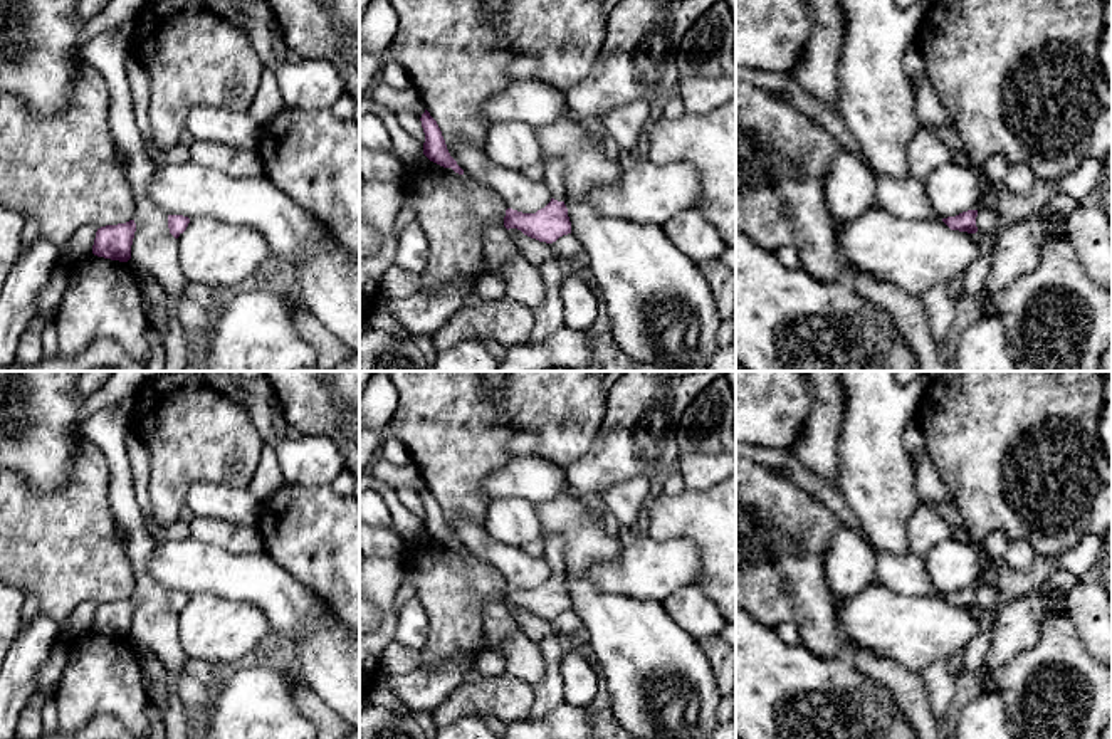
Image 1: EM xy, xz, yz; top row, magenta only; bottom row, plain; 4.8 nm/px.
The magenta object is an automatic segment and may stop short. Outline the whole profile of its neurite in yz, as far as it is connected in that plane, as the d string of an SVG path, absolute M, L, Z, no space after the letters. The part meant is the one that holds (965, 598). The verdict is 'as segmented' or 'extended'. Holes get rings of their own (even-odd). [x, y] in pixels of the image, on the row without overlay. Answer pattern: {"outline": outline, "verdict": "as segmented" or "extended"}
{"outline": "M968 586L968 588L956 591L956 593L942 595L942 598L951 606L976 610L978 608L976 593L978 593L978 586Z", "verdict": "as segmented"}

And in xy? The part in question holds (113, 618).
{"outline": "M134 596L97 605L92 630L97 633L128 638L136 608Z", "verdict": "as segmented"}

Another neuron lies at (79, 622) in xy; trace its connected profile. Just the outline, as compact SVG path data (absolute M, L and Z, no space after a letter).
M86 600L76 606L67 621L60 626L60 638L76 638L92 630L96 608L99 603Z

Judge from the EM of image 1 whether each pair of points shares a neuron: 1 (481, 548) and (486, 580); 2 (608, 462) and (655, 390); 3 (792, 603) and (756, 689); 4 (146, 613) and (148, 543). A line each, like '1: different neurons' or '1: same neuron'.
1: different neurons
2: same neuron
3: different neurons
4: same neuron

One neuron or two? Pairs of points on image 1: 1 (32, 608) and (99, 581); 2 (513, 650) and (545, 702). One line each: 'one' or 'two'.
1: two
2: two

